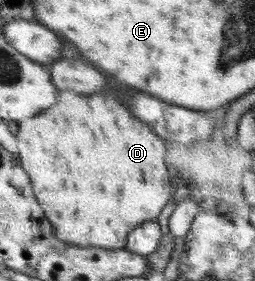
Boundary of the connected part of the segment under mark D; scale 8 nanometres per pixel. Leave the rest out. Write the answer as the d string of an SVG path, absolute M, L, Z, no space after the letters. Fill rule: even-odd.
M59 91L57 104L18 123L17 154L32 180L33 192L49 216L53 235L77 248L125 249L125 240L144 222L157 220L172 197L172 185L165 164L165 140L129 112L113 94L77 96Z

